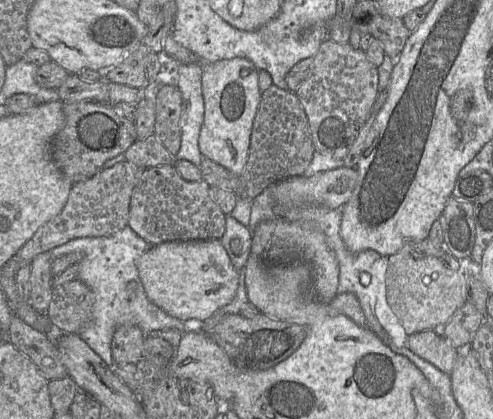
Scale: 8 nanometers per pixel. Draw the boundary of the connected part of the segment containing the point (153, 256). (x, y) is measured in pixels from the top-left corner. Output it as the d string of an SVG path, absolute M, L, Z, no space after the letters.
M220 240L171 241L151 246L137 261L137 268L149 301L182 322L203 322L210 318L233 300L239 284L239 271L234 268Z

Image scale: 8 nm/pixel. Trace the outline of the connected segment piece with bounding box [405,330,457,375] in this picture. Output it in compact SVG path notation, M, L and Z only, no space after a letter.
M424 330L409 335L405 347L442 372L448 375L452 372L457 358L457 349L453 348L437 331Z

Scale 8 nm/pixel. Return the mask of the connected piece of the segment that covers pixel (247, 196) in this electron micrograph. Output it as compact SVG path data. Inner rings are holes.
M272 84L261 93L253 121L247 162L240 176L238 199L251 202L275 182L303 175L314 152L309 122L299 99L294 92Z

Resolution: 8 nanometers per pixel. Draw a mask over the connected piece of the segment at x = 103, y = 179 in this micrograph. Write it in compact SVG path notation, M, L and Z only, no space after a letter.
M125 160L101 169L90 179L73 184L63 210L42 225L12 259L21 268L25 264L30 265L37 255L50 252L70 240L111 236L122 230L128 225L131 195L144 170Z

